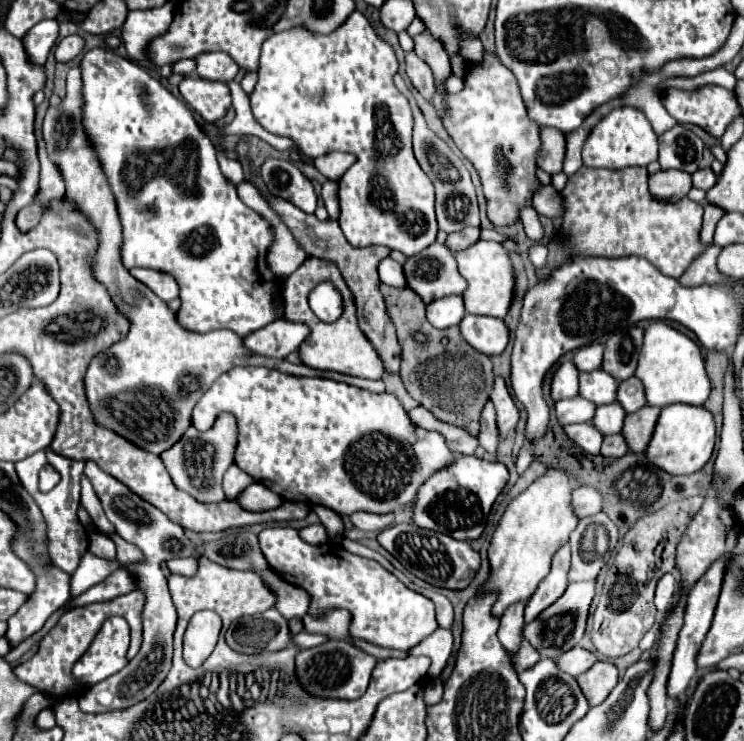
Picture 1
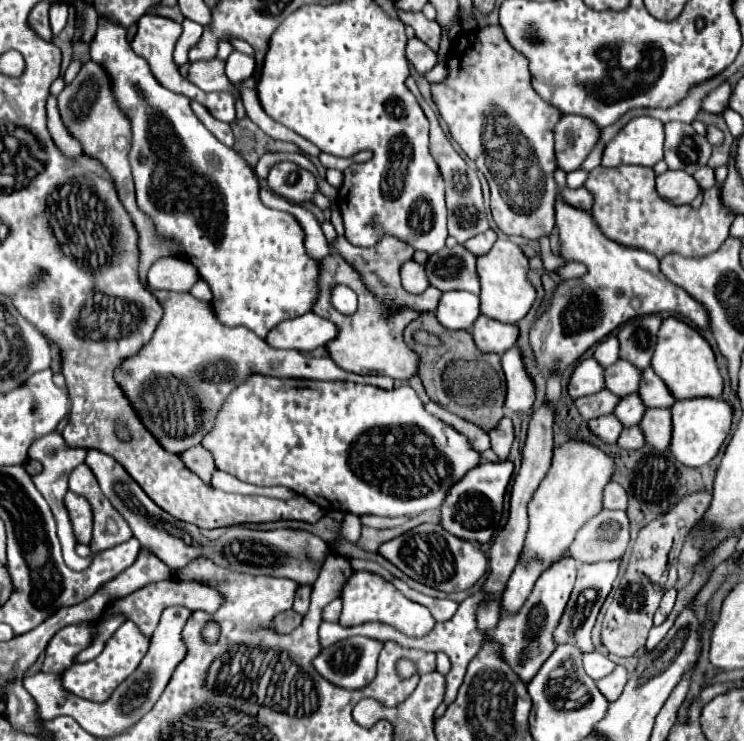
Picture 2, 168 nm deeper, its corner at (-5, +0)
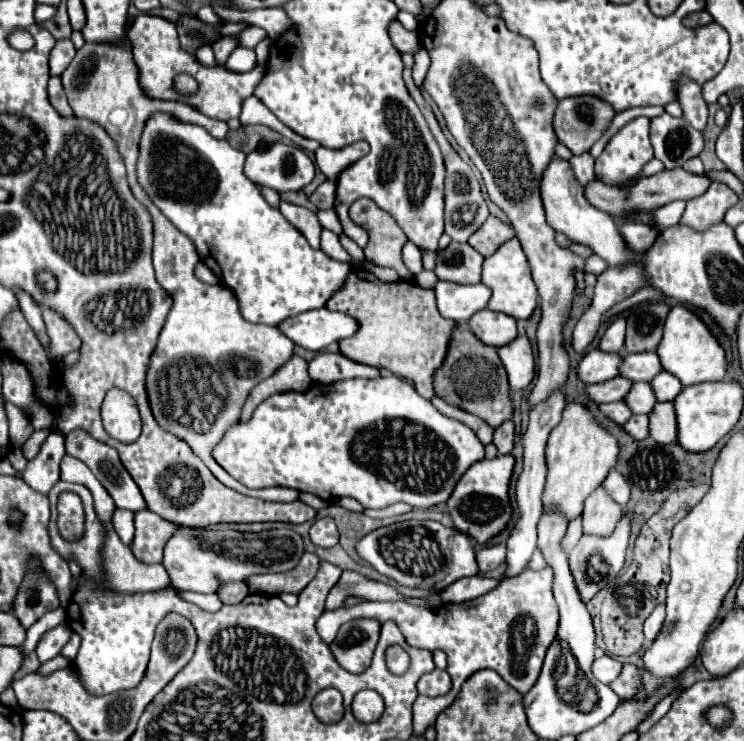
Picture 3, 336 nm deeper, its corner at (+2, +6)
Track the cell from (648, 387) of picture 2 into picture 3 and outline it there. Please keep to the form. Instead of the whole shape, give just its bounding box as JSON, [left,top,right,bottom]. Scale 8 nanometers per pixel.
[652,371,682,401]

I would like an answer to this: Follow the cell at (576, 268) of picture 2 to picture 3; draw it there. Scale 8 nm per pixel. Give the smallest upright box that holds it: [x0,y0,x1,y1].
[586,255,608,275]

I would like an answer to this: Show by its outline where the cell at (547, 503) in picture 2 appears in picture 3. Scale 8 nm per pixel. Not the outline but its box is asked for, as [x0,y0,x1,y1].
[542,403,618,521]

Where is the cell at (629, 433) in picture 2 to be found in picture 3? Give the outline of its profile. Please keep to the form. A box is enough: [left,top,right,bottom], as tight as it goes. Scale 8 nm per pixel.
[624,415,648,439]

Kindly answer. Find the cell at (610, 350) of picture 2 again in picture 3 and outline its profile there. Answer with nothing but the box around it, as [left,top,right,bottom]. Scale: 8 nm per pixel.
[600,315,626,351]

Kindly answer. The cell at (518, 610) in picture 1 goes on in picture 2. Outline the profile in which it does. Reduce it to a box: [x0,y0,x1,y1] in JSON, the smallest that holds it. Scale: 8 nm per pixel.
[503,561,543,615]

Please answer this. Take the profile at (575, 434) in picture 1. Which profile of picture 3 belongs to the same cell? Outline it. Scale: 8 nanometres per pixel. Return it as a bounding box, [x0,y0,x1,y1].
[600,401,632,425]

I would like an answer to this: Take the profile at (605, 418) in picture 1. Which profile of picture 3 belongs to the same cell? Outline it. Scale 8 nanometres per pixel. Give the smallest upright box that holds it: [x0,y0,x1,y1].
[624,383,656,413]

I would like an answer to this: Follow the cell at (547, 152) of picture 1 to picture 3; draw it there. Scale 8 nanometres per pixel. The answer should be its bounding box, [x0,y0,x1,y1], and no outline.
[554,95,616,155]

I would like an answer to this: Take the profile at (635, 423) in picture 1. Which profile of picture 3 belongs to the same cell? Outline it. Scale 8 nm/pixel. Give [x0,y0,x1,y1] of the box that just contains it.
[650,403,678,445]

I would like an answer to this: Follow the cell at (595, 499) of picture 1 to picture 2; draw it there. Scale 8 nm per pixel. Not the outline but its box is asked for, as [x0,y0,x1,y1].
[603,481,627,509]

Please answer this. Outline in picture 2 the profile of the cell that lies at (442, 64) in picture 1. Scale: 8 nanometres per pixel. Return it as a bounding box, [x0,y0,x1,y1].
[397,11,441,53]

